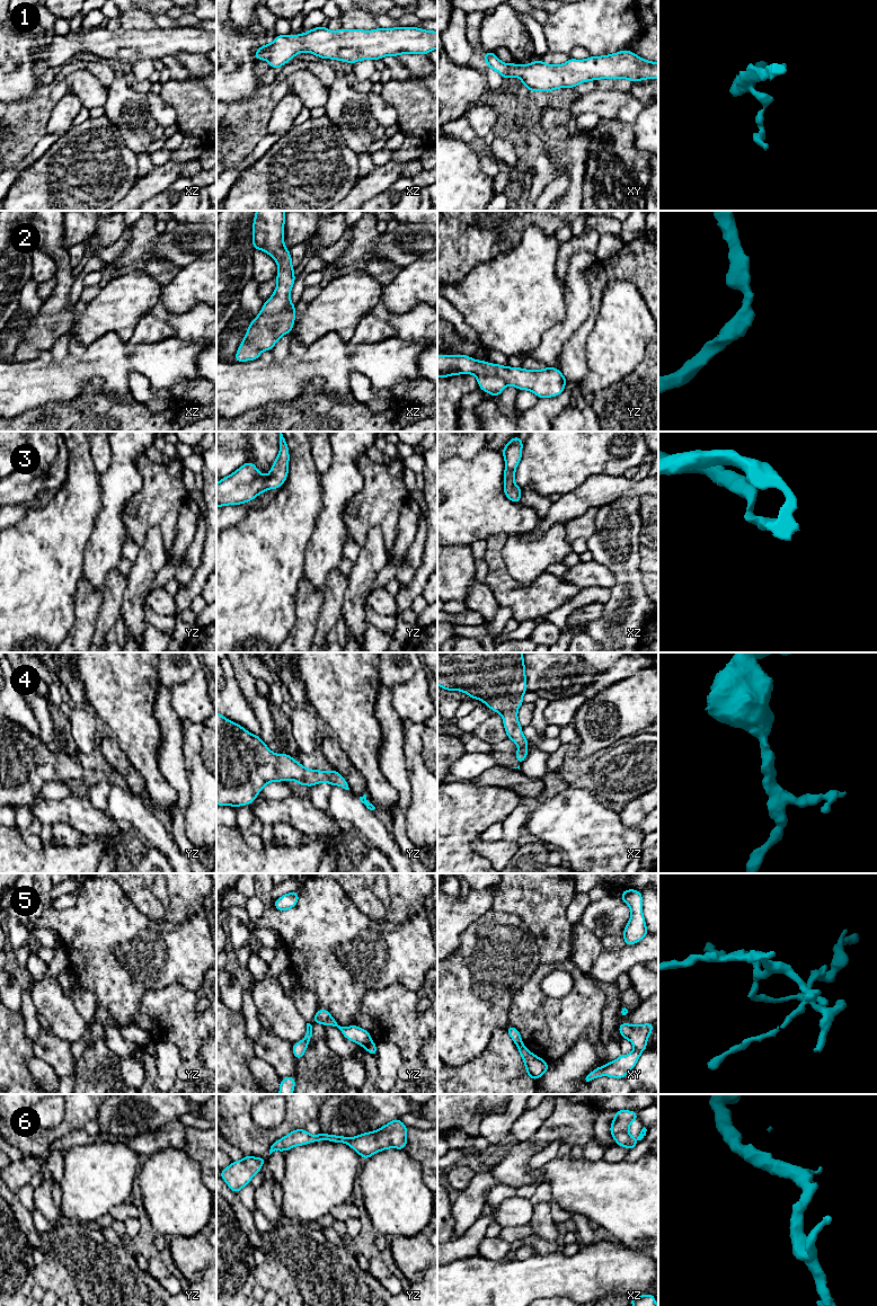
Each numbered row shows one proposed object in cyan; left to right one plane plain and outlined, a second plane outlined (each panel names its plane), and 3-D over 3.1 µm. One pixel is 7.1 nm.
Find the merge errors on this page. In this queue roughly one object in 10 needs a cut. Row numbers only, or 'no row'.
5

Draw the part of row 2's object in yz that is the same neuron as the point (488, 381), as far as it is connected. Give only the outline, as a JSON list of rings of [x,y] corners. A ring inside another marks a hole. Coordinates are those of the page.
[[[437,355],[438,377],[458,374],[473,374],[477,377],[479,389],[495,398],[498,398],[506,385],[515,387],[519,390],[530,390],[538,398],[556,397],[565,390],[568,380],[559,368],[551,366],[530,371],[523,367],[489,364],[486,361],[477,361],[467,355]]]

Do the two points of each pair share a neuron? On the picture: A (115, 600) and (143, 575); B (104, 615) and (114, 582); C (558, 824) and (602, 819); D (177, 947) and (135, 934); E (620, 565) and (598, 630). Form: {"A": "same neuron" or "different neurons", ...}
{"A": "different neurons", "B": "same neuron", "C": "same neuron", "D": "same neuron", "E": "same neuron"}

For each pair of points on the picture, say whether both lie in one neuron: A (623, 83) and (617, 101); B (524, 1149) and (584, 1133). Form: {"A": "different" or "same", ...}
{"A": "different", "B": "same"}

